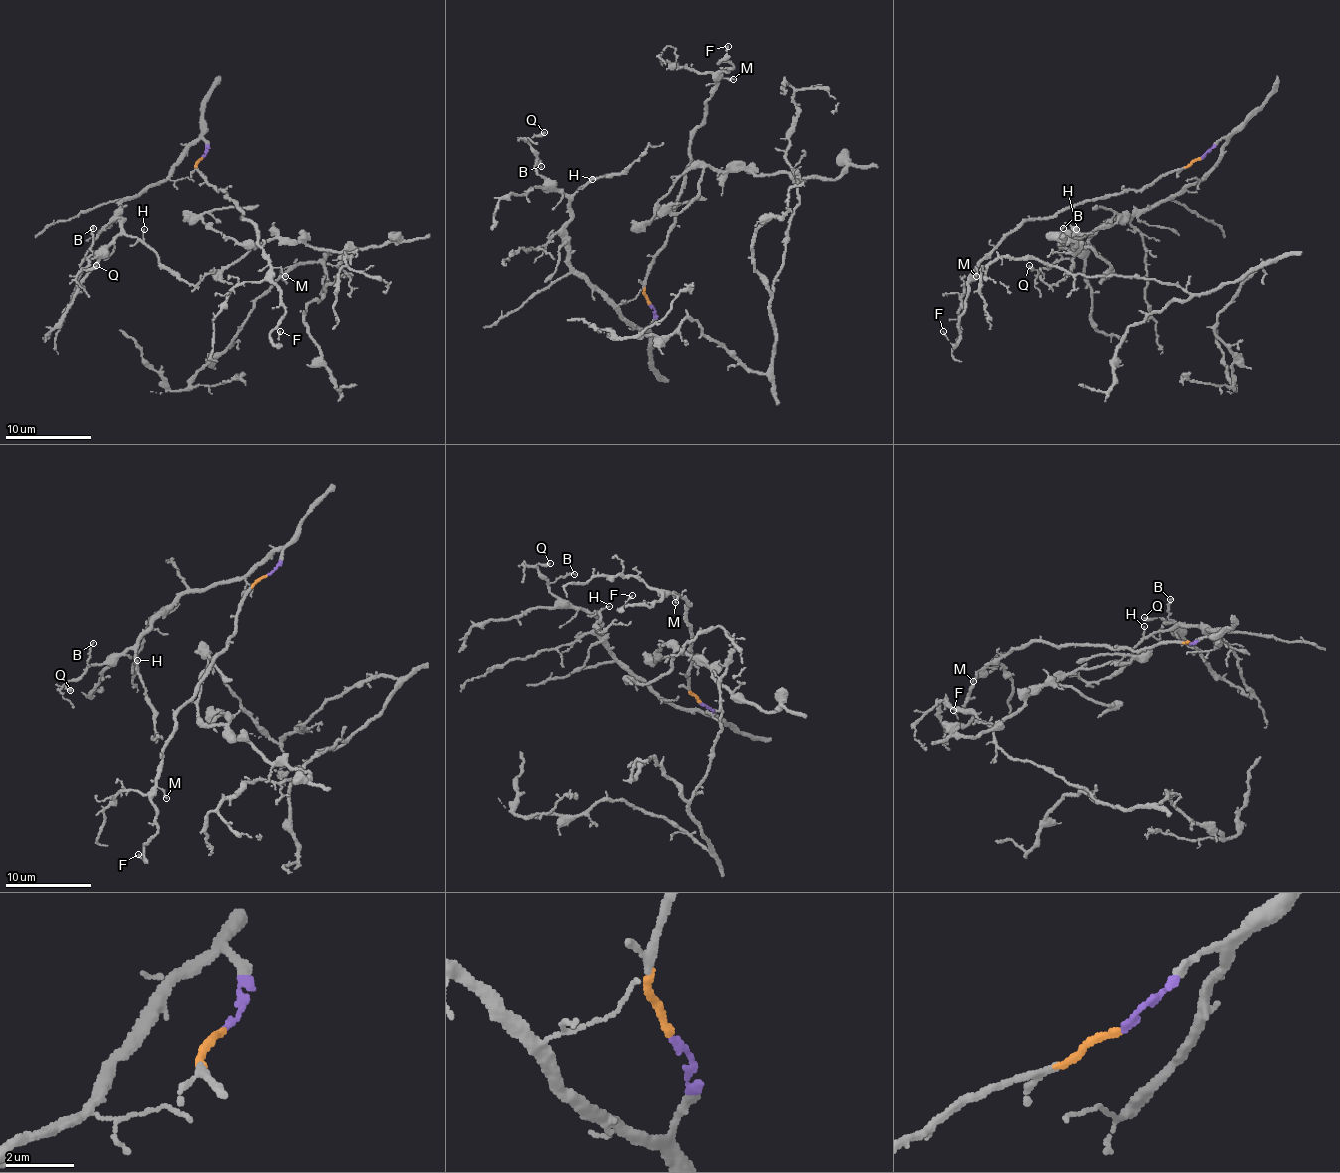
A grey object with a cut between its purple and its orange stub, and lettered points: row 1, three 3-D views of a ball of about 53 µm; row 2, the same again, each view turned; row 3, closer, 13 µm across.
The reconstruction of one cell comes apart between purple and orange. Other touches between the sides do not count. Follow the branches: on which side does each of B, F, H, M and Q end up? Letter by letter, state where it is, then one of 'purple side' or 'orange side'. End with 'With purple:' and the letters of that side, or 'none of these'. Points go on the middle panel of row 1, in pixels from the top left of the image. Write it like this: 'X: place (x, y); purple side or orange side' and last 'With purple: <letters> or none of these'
B: place (541, 166); purple side
F: place (728, 46); orange side
H: place (592, 179); purple side
M: place (733, 79); orange side
Q: place (544, 132); purple side
With purple: B, H, Q

